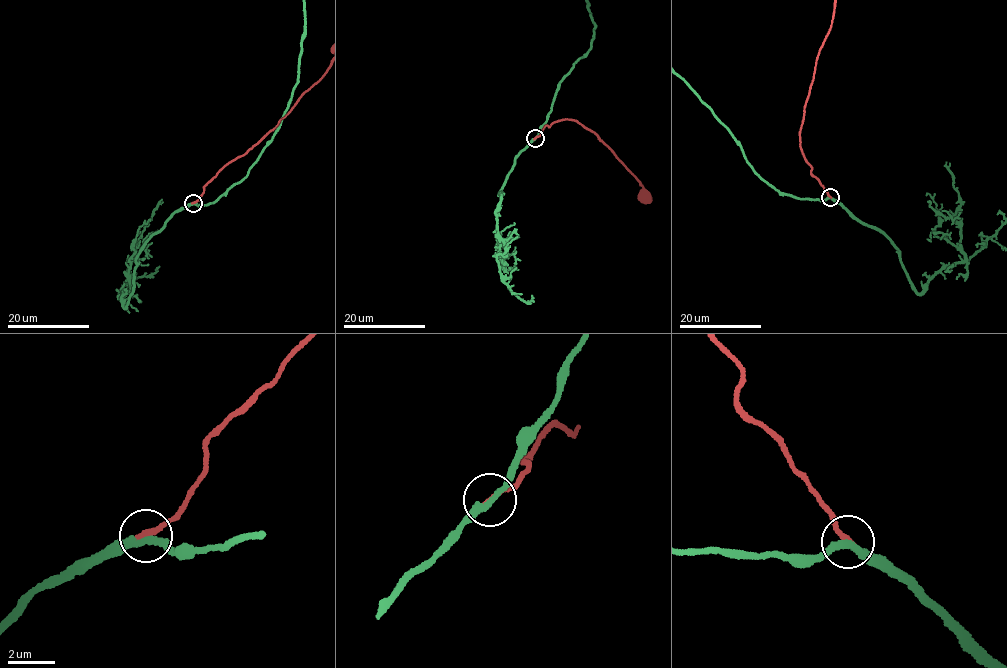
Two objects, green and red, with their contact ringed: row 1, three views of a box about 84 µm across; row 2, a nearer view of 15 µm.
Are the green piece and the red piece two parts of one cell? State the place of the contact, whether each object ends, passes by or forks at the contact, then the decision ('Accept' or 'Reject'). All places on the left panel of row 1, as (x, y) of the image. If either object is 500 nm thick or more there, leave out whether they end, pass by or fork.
Place: (193, 203). At the ring green passes by. At the ring red ends. Accept

